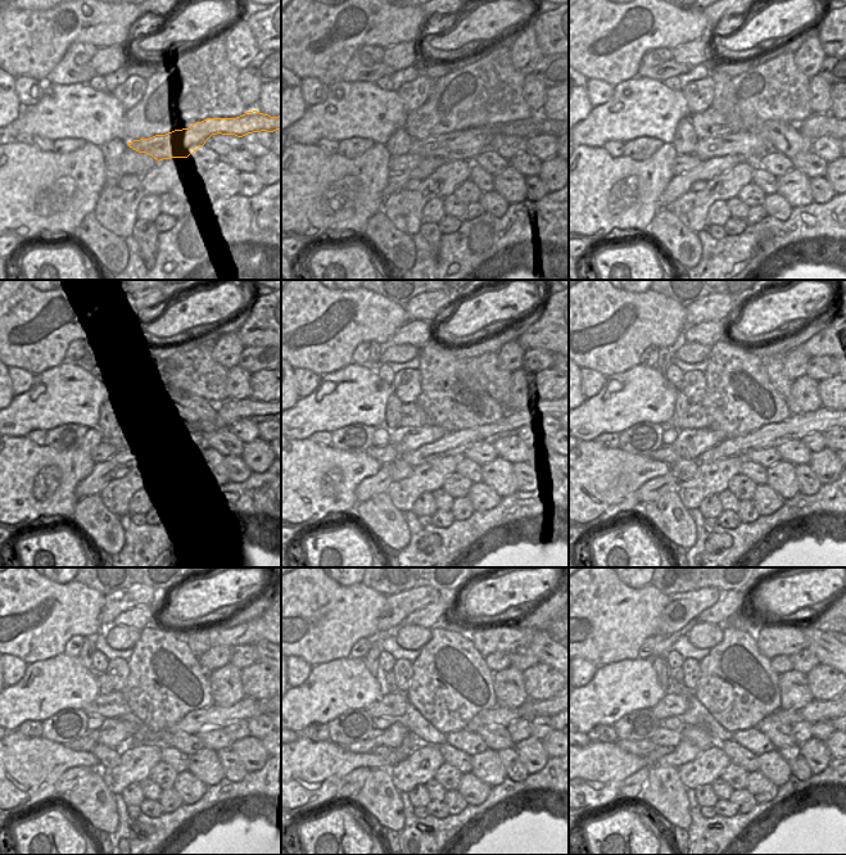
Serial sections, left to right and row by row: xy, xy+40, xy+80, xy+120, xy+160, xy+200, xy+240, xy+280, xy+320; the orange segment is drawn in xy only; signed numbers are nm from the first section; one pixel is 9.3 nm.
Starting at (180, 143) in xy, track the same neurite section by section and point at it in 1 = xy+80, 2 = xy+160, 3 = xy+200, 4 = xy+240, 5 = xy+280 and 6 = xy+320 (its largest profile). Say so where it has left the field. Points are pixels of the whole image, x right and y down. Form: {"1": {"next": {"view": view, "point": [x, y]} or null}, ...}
{"1": {"next": {"view": "xy+80", "point": [749, 145]}}, "2": {"next": {"view": "xy+160", "point": [405, 439]}}, "3": {"next": {"view": "xy+200", "point": [690, 444]}}, "4": {"next": {"view": "xy+240", "point": [114, 732]}}, "5": {"next": {"view": "xy+280", "point": [412, 722]}}, "6": {"next": {"view": "xy+320", "point": [696, 714]}}}

